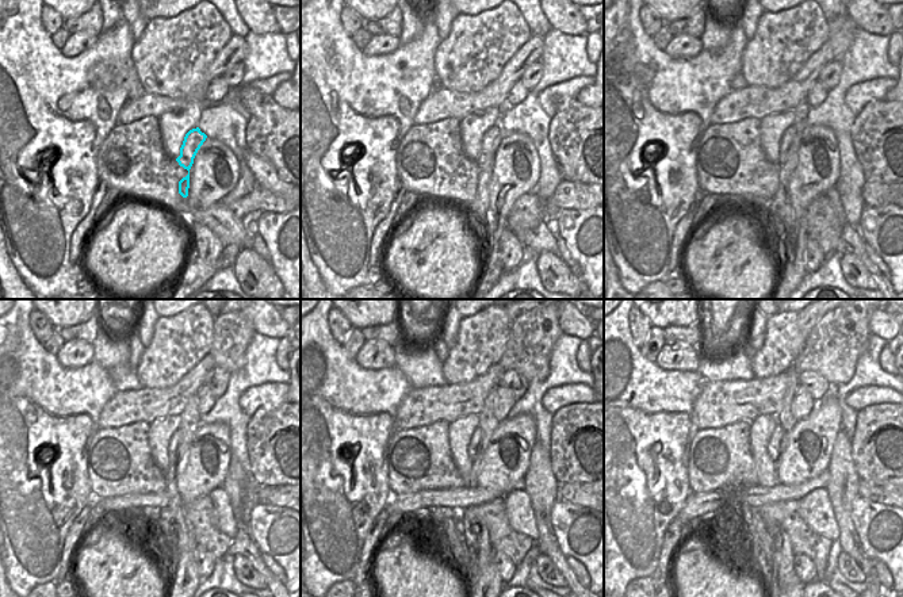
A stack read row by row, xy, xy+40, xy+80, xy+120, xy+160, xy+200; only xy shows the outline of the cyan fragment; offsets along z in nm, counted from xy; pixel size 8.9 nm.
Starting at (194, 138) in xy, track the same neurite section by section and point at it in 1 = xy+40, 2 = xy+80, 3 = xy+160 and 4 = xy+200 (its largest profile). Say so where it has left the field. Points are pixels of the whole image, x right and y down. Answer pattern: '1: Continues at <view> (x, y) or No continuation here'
1: Continues at xy+40 (493, 136)
2: Continues at xy+80 (789, 142)
3: Continues at xy+160 (488, 423)
4: Continues at xy+200 (785, 421).

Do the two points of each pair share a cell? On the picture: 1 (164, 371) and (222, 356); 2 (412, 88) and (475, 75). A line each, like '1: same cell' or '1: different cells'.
1: different cells
2: different cells

